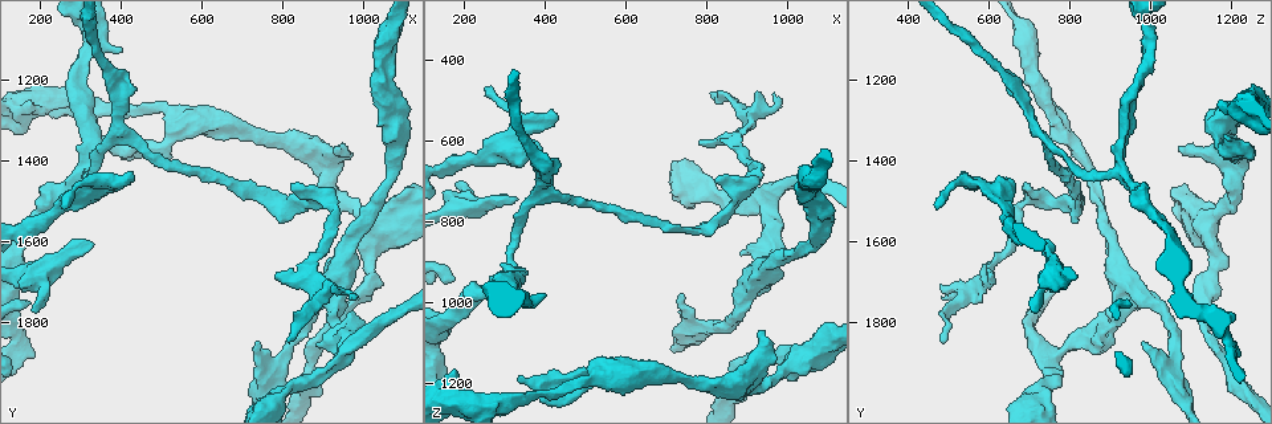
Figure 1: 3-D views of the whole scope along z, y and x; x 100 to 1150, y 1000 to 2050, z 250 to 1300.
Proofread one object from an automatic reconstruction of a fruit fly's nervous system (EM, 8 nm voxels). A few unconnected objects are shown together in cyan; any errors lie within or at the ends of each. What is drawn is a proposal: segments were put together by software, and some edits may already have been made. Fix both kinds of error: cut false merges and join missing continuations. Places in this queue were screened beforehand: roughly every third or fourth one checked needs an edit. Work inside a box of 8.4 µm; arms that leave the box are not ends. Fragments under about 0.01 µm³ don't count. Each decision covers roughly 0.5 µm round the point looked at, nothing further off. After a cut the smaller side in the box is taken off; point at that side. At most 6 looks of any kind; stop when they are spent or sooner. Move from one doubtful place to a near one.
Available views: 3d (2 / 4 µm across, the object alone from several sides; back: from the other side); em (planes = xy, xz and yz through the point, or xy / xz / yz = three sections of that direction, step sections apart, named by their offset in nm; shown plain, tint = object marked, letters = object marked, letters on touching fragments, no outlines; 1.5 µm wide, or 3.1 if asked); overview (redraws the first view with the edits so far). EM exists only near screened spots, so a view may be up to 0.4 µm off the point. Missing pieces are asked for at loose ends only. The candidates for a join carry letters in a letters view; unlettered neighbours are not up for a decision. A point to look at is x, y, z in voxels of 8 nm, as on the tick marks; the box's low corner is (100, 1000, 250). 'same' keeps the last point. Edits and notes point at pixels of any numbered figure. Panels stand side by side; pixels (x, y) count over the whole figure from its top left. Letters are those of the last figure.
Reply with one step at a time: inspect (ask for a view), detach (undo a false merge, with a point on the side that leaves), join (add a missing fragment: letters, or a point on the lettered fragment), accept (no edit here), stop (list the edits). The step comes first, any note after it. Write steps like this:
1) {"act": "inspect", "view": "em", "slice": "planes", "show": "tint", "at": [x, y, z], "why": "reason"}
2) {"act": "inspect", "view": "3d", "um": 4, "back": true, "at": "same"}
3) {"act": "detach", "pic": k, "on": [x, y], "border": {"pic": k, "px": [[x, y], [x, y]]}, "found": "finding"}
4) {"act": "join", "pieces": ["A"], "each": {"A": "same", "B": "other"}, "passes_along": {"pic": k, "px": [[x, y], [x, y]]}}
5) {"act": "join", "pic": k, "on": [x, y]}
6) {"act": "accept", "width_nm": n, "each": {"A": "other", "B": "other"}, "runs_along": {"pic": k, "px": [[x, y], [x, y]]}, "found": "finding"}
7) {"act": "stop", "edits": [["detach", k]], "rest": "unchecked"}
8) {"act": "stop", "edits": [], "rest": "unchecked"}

{"act": "inspect", "view": "3d", "um": 4, "at": [265, 1515, 475]}

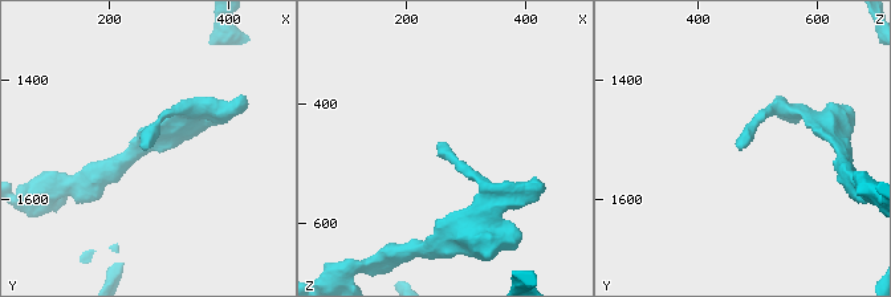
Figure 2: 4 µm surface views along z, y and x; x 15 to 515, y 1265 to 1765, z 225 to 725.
{"act": "inspect", "view": "em", "slice": "planes", "show": "plain", "at": [255, 1520, 470], "why": "need the tissue"}

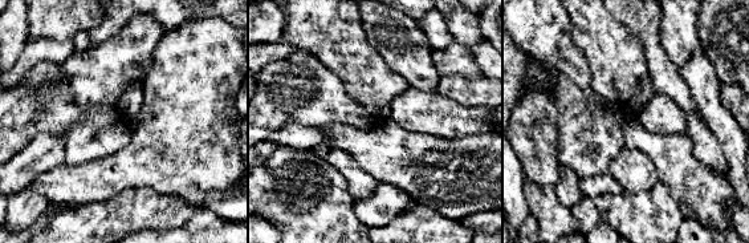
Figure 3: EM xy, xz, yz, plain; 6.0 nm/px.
{"act": "inspect", "view": "em", "slice": "planes", "show": "letters", "at": "same", "why": "what lies round it"}

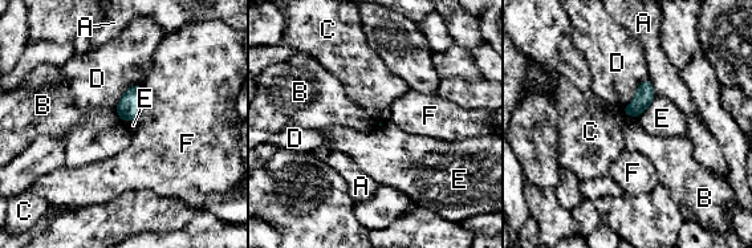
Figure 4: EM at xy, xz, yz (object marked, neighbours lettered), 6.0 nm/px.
{"act": "accept", "each": {"A": "other", "B": "other", "C": "other", "D": "other", "E": "other", "F": "other"}, "border": {"pic": 4, "px": [[113, 109], [125, 124]]}, "found": "no lettered fragment goes on from it"}

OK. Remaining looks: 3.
{"act": "inspect", "view": "3d", "um": 4, "back": true, "at": [400, 1125, 980], "why": "branch stops here"}

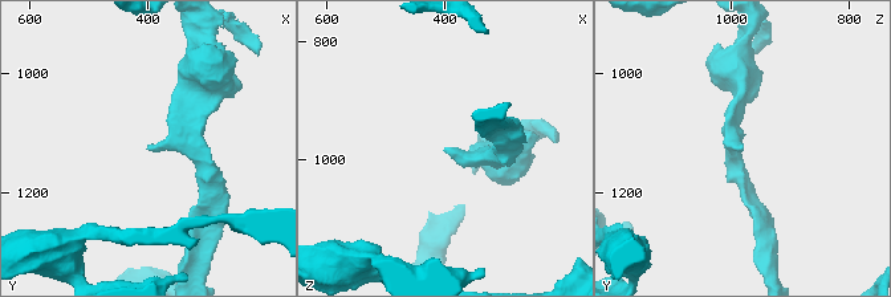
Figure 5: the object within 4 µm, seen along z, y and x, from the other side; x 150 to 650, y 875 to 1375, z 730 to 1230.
{"act": "inspect", "view": "em", "slice": "planes", "show": "tint", "at": [405, 1125, 980]}

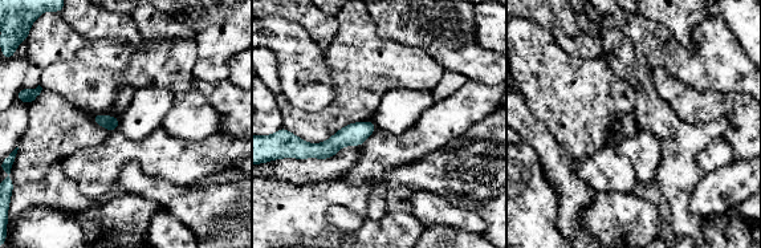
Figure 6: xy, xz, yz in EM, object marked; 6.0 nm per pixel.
{"act": "inspect", "view": "em", "slice": "planes", "show": "letters", "at": "same", "why": "what lies round it"}

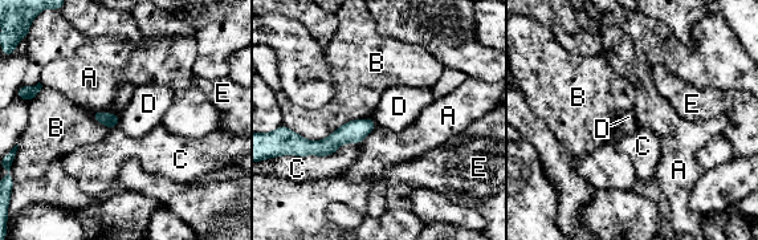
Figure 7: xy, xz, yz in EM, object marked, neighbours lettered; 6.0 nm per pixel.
{"act": "accept", "longest_contact_nm": ["B", 500], "each": {"A": "other", "B": "other", "C": "other", "D": "other", "E": "other"}, "border": {"pic": 7, "px": [[119, 116], [117, 126]]}, "found": "no lettered fragment goes on from it"}

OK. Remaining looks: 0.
{"act": "stop", "edits": [], "rest": "unchecked"}

